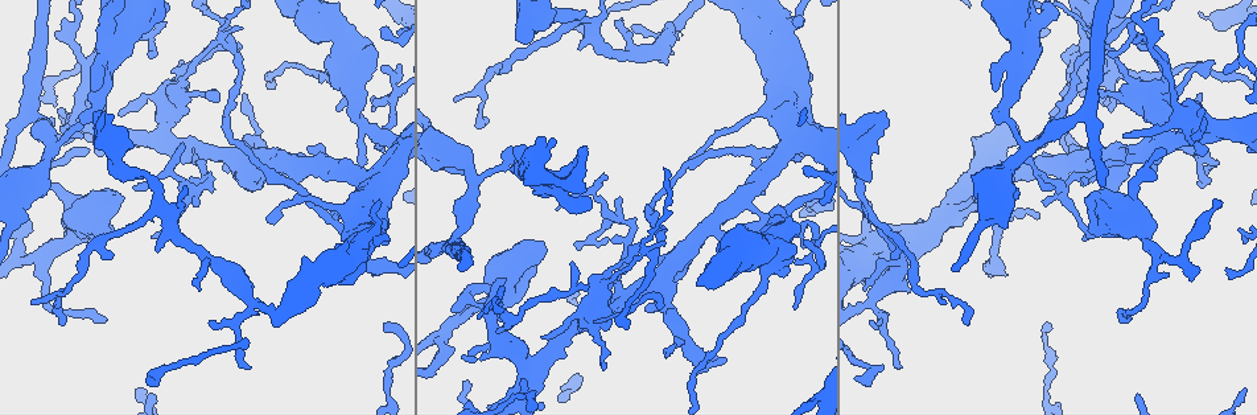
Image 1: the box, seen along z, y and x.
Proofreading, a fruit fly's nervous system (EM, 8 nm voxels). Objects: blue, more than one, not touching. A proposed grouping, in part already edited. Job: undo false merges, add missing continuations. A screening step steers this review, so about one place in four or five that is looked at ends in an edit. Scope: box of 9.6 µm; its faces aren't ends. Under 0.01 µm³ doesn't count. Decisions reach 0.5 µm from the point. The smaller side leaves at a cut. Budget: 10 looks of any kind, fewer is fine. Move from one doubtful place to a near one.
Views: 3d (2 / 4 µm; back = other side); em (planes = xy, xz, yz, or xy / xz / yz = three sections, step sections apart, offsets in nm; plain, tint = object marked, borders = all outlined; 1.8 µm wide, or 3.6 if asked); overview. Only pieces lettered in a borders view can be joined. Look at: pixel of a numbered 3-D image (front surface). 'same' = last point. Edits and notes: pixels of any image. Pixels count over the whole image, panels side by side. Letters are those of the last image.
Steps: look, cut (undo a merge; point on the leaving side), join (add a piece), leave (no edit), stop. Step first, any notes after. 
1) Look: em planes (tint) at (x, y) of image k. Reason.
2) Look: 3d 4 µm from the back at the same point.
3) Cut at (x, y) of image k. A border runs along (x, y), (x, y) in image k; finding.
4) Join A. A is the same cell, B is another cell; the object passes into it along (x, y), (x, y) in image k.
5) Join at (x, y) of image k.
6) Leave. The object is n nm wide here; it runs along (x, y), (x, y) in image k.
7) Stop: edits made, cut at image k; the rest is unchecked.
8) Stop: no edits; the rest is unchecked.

Look: em 3.6 µm yz step 16 (tint) at (126, 34) of image 1. Arms run side by side.

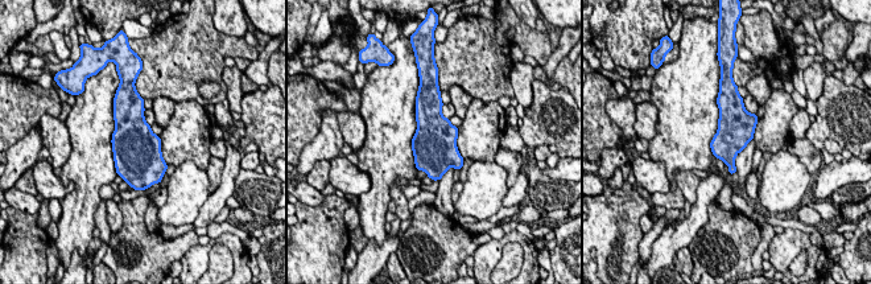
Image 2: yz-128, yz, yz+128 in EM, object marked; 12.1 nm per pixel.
Look: em 3.6 µm planes (borders) at the same point. Another direction.

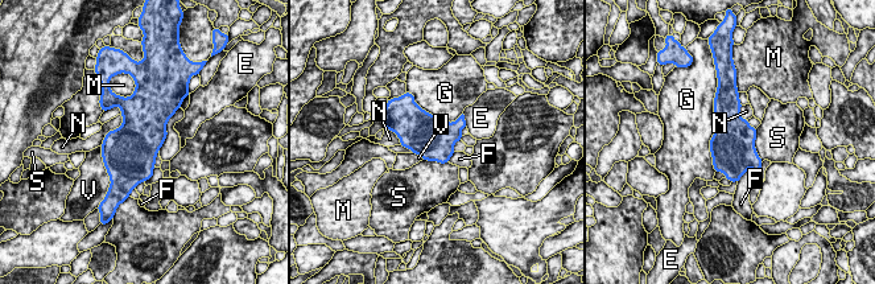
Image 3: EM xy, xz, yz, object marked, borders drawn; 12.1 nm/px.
Leave. The object is 500 nm wide here; the longest contact is with G, 900 nm; E, F, G, M, N, S and V are other cells; all the same cell.

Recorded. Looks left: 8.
Look: 3d 2 µm from the back at (650, 254) of image 1.

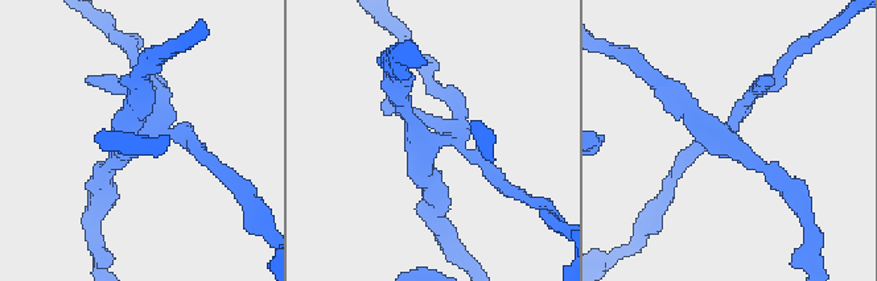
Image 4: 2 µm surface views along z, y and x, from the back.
Look: em planes (tint) at (149, 129) of image 4.

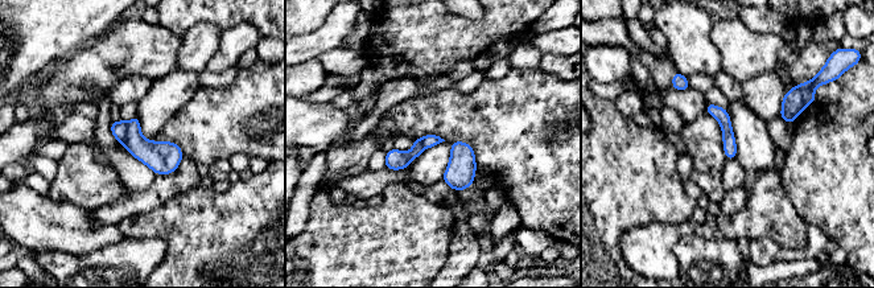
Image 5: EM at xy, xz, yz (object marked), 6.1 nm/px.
Look: em planes (borders) at the same point. What lies round it.

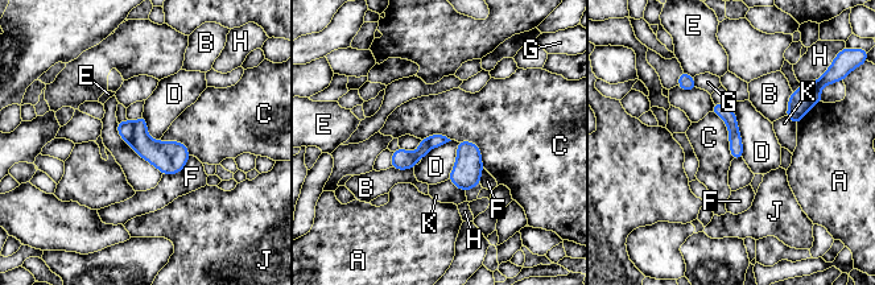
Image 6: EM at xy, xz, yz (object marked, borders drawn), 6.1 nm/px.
Cut at (166, 156) of image 6. A, B, C, D, E, F, G, H, J and K are other cells; a border runs along (135, 124), (135, 132), (129, 143) in image 6; a second cell is stuck on.

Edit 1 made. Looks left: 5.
Look: 3d 2 µm at (1213, 164) of image 1. Branch stops here.

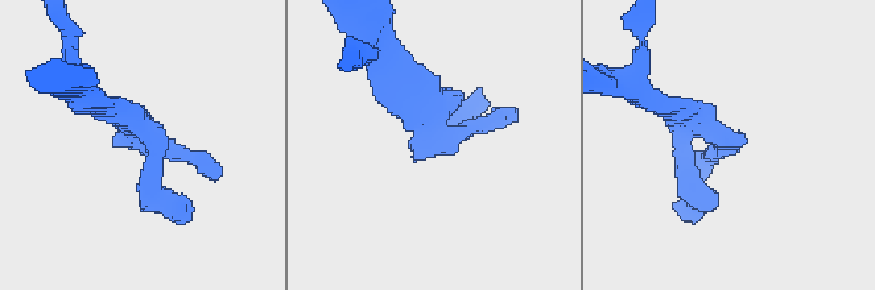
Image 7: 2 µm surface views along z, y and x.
Look: em planes (borders) at (737, 150) of image 7. Shape alone is not enough.

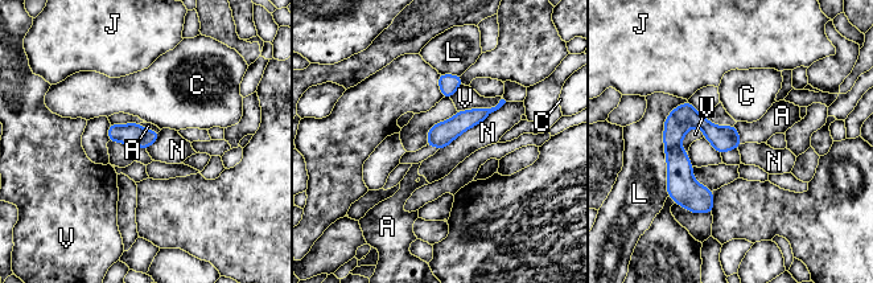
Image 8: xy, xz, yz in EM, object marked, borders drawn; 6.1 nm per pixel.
Join A. A is the same cell, C, J, L, N and V are other cells; the object passes into it along (134, 134), (149, 130), (148, 126) in image 8; the cell continues.

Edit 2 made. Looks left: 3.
Look: 3d 2 µm at (193, 188) of image 1.

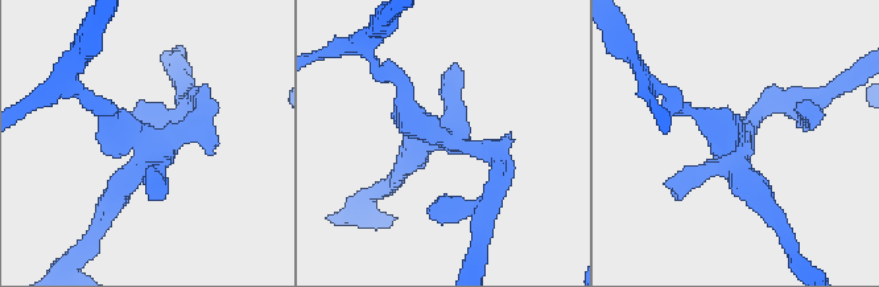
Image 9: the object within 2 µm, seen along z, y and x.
Look: em planes (tint) at (436, 136) of image 9. Now the EM.

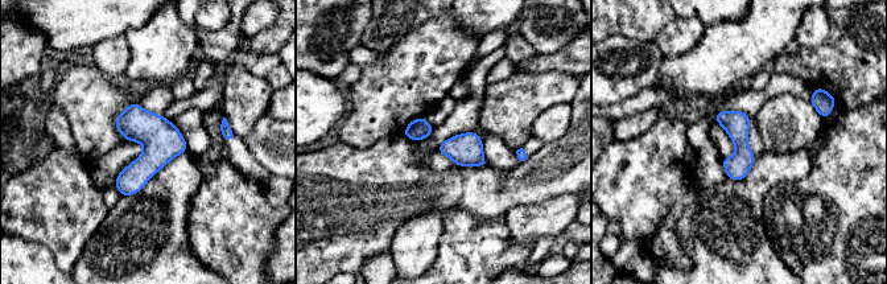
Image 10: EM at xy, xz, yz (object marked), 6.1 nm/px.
Look: em planes (borders) at the same point.

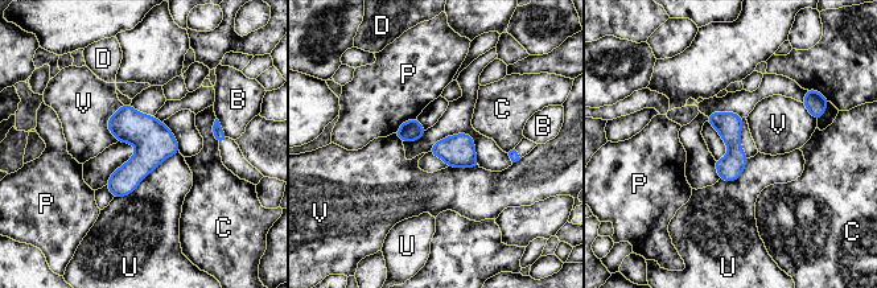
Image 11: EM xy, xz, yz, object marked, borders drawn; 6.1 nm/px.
Leave. The longest contact is with U, 480 nm; B, C, D, P, U and V are other cells; a border runs along (123, 105), (107, 120), (115, 142) in image 11; continuous, no second cell.

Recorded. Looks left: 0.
Stop: edits made, cut at image 6, join at image 8; the rest is unchecked.

